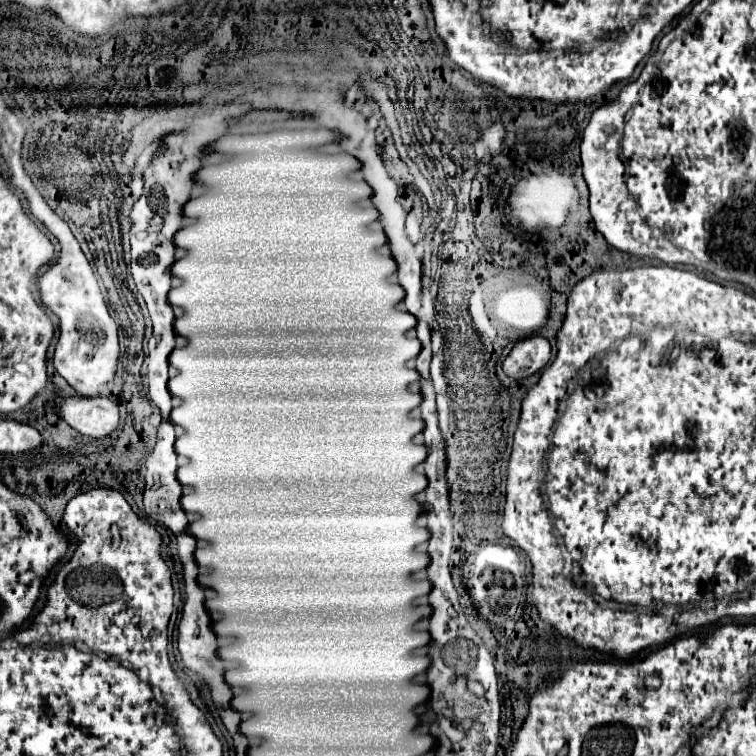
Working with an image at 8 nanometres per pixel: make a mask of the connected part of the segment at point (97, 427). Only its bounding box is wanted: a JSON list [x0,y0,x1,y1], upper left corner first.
[63,397,119,439]

